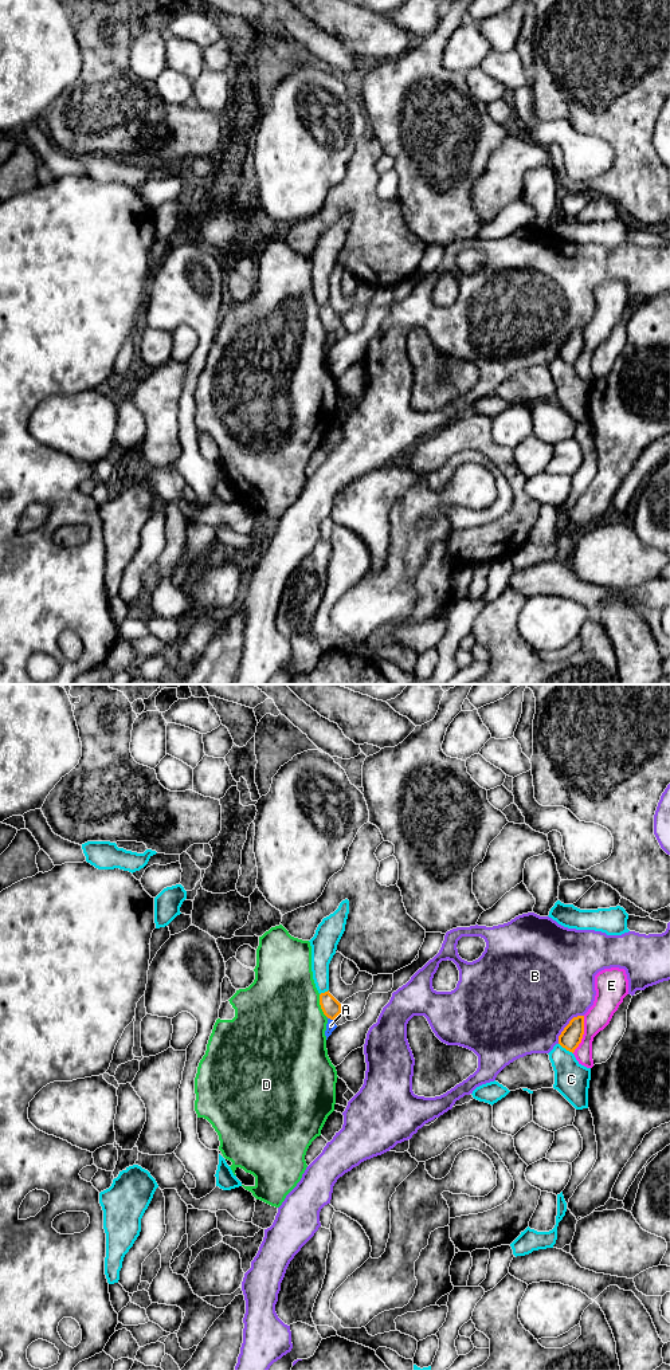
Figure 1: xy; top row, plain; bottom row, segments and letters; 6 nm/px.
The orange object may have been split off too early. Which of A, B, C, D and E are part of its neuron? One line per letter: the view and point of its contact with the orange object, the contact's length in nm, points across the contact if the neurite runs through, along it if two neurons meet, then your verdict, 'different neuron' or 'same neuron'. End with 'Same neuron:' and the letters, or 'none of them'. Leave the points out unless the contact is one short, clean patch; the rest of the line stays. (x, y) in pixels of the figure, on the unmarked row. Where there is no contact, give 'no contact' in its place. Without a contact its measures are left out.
A: xy (330, 332) | 50 nm | across xy (330, 320), (330, 332), (330, 338) | same neuron
B: xy (567, 338) | 240 nm | different neuron
C: xy (565, 361) | 110 nm | different neuron
D: xy (321, 318) | 140 nm | different neuron
E: xy (583, 346) | 240 nm | different neuron
Same neuron: A

